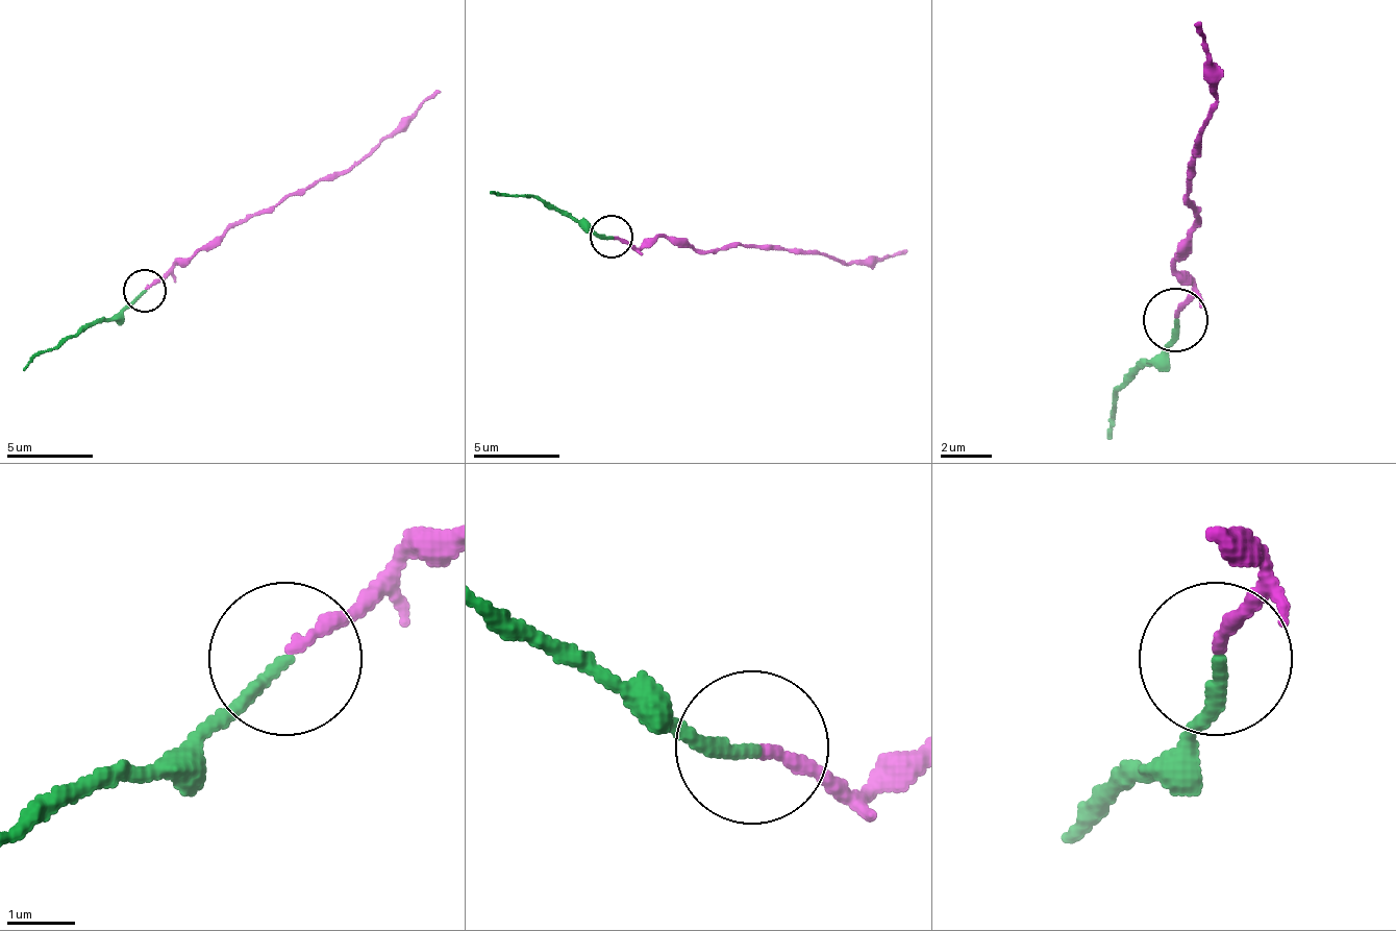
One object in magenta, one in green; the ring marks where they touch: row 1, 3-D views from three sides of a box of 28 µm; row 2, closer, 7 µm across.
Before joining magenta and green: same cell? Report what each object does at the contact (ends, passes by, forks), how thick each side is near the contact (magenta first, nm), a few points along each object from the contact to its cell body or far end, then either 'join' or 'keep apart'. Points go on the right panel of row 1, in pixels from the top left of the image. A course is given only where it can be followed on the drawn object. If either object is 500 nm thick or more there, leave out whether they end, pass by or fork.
magenta ends there; green ends there; 180 nm thick on the magenta side, 170 nm on the other; magenta runs (1173, 315), (1193, 289), (1173, 270), (1179, 244), (1199, 225), (1187, 174), (1199, 148), (1212, 52), (1193, 26); green runs (1173, 321), (1116, 392), (1110, 437); keep apart

